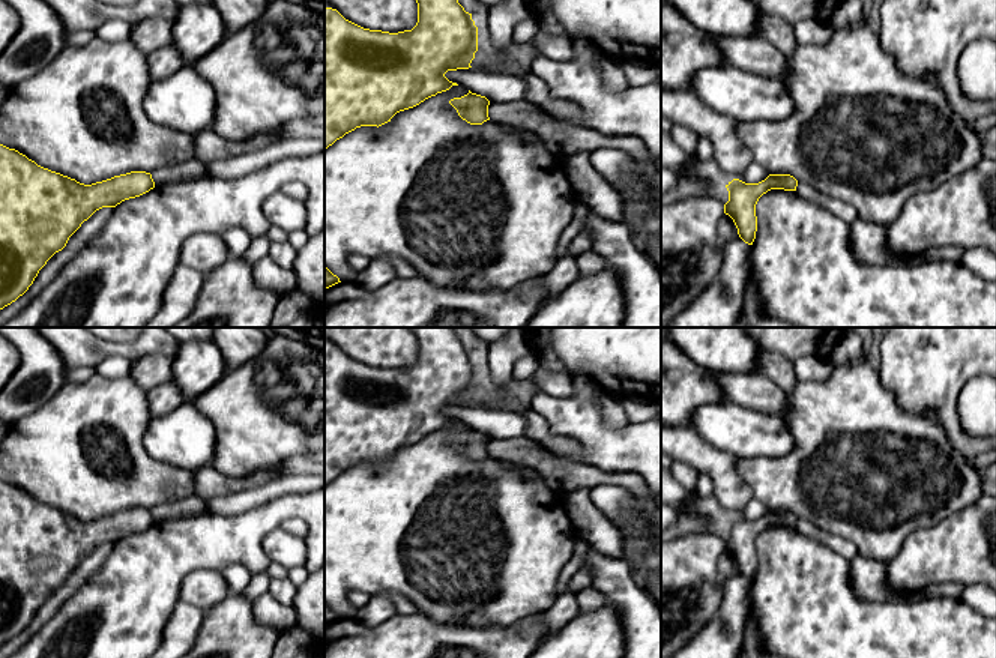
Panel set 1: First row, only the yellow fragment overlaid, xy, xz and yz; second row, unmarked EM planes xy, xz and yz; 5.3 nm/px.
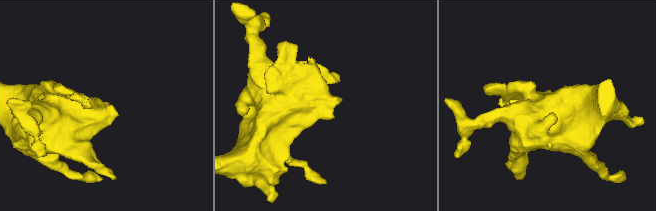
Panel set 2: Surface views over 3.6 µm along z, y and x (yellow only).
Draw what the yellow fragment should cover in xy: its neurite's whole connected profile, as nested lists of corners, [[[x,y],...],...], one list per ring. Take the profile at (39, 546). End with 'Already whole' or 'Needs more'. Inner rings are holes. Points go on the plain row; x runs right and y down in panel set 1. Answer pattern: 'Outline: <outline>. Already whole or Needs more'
Outline: [[[0,481],[0,646],[29,626],[47,598],[96,547],[153,524],[146,508],[84,521]]]. Already whole

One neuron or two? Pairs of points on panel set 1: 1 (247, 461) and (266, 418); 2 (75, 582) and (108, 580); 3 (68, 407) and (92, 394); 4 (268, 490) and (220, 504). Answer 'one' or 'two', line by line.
1: one
2: two
3: one
4: one

